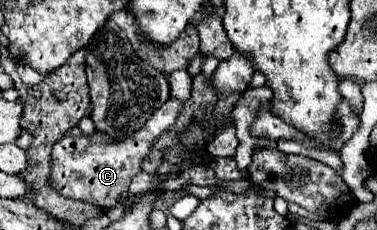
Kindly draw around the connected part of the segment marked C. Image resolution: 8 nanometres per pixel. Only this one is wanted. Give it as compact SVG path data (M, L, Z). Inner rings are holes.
M169 98L159 110L153 112L153 116L135 134L123 140L113 140L99 132L91 136L79 136L79 138L63 136L53 148L53 166L51 166L53 188L65 198L83 200L103 210L113 208L129 190L133 176L143 172L141 164L151 154L157 138L169 132L169 128L177 122L183 104L185 104L183 100Z

